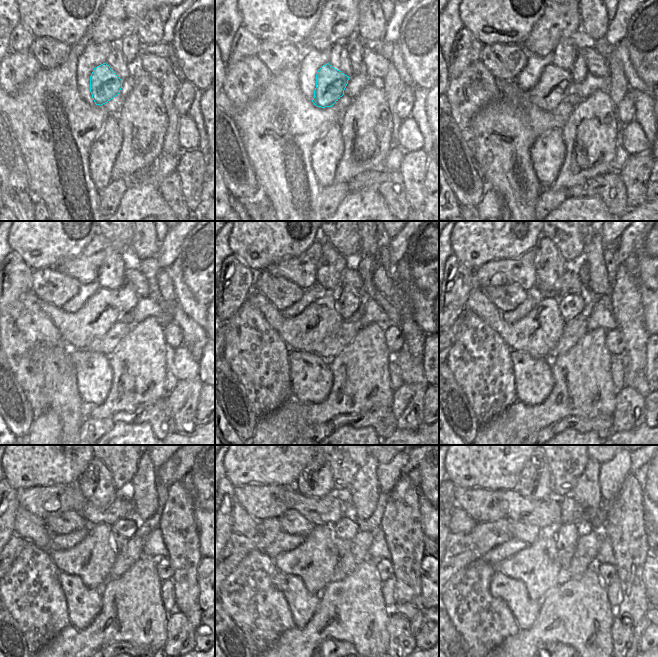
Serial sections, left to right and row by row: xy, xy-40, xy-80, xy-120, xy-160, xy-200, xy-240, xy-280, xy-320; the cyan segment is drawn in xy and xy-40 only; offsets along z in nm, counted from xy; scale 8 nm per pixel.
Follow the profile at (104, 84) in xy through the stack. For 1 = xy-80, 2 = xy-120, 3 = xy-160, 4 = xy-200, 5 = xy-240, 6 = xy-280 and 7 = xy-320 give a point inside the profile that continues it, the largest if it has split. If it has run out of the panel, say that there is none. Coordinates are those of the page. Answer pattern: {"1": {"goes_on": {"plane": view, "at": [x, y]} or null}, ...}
{"1": {"goes_on": {"plane": "xy-80", "at": [554, 84]}}, "2": {"goes_on": {"plane": "xy-120", "at": [77, 330]}}, "3": {"goes_on": {"plane": "xy-160", "at": [304, 332]}}, "4": {"goes_on": {"plane": "xy-200", "at": [537, 333]}}, "5": {"goes_on": {"plane": "xy-240", "at": [91, 560]}}, "6": {"goes_on": {"plane": "xy-280", "at": [314, 562]}}, "7": {"goes_on": {"plane": "xy-320", "at": [537, 566]}}}

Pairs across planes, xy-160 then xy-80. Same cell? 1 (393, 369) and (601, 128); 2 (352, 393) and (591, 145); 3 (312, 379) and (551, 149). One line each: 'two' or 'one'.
1: two
2: one
3: one

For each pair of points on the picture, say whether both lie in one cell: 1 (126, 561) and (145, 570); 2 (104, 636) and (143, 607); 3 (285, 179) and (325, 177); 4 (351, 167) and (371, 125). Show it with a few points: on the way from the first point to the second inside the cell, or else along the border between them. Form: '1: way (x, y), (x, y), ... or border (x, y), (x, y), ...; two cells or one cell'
1: border (141, 556), (115, 578); two cells
2: way (114, 633), (120, 633), (121, 629), (133, 617); one cell
3: border (309, 155), (311, 169), (317, 183), (321, 187); two cells
4: way (365, 162), (375, 157), (371, 139); one cell

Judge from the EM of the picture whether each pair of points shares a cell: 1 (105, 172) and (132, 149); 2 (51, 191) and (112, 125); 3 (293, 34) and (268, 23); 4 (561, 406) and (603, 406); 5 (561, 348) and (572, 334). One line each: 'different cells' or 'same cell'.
1: different cells
2: different cells
3: same cell
4: same cell
5: same cell

